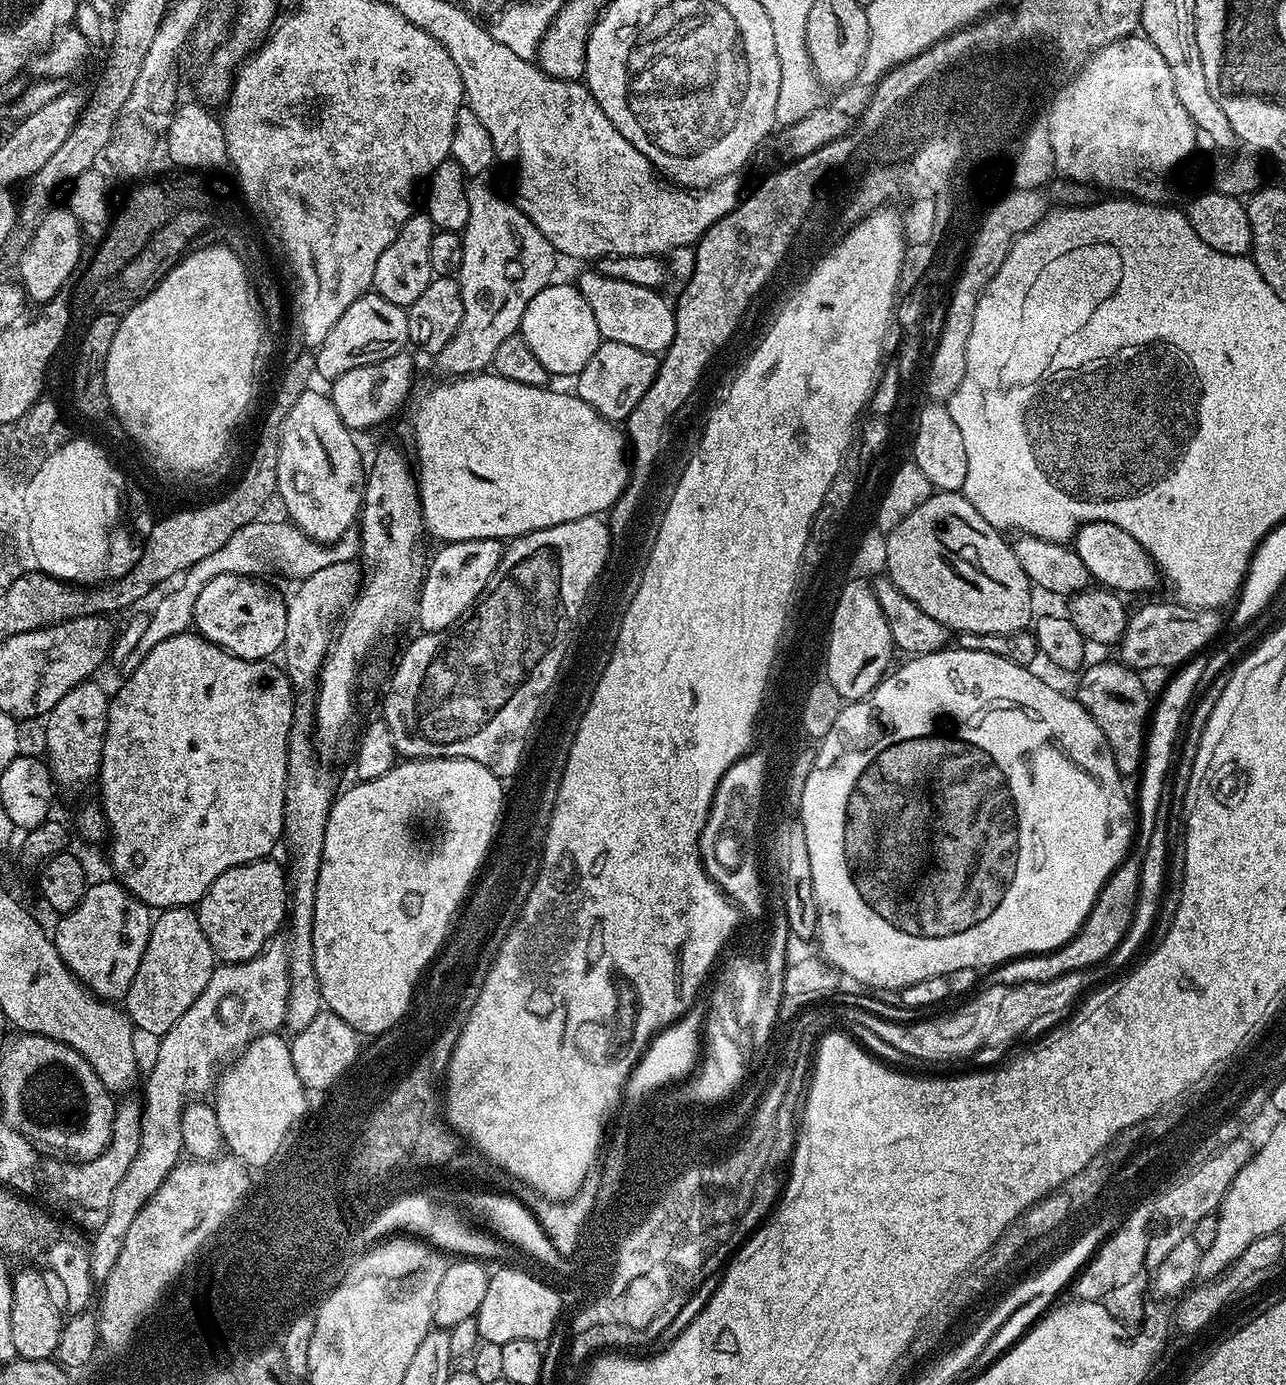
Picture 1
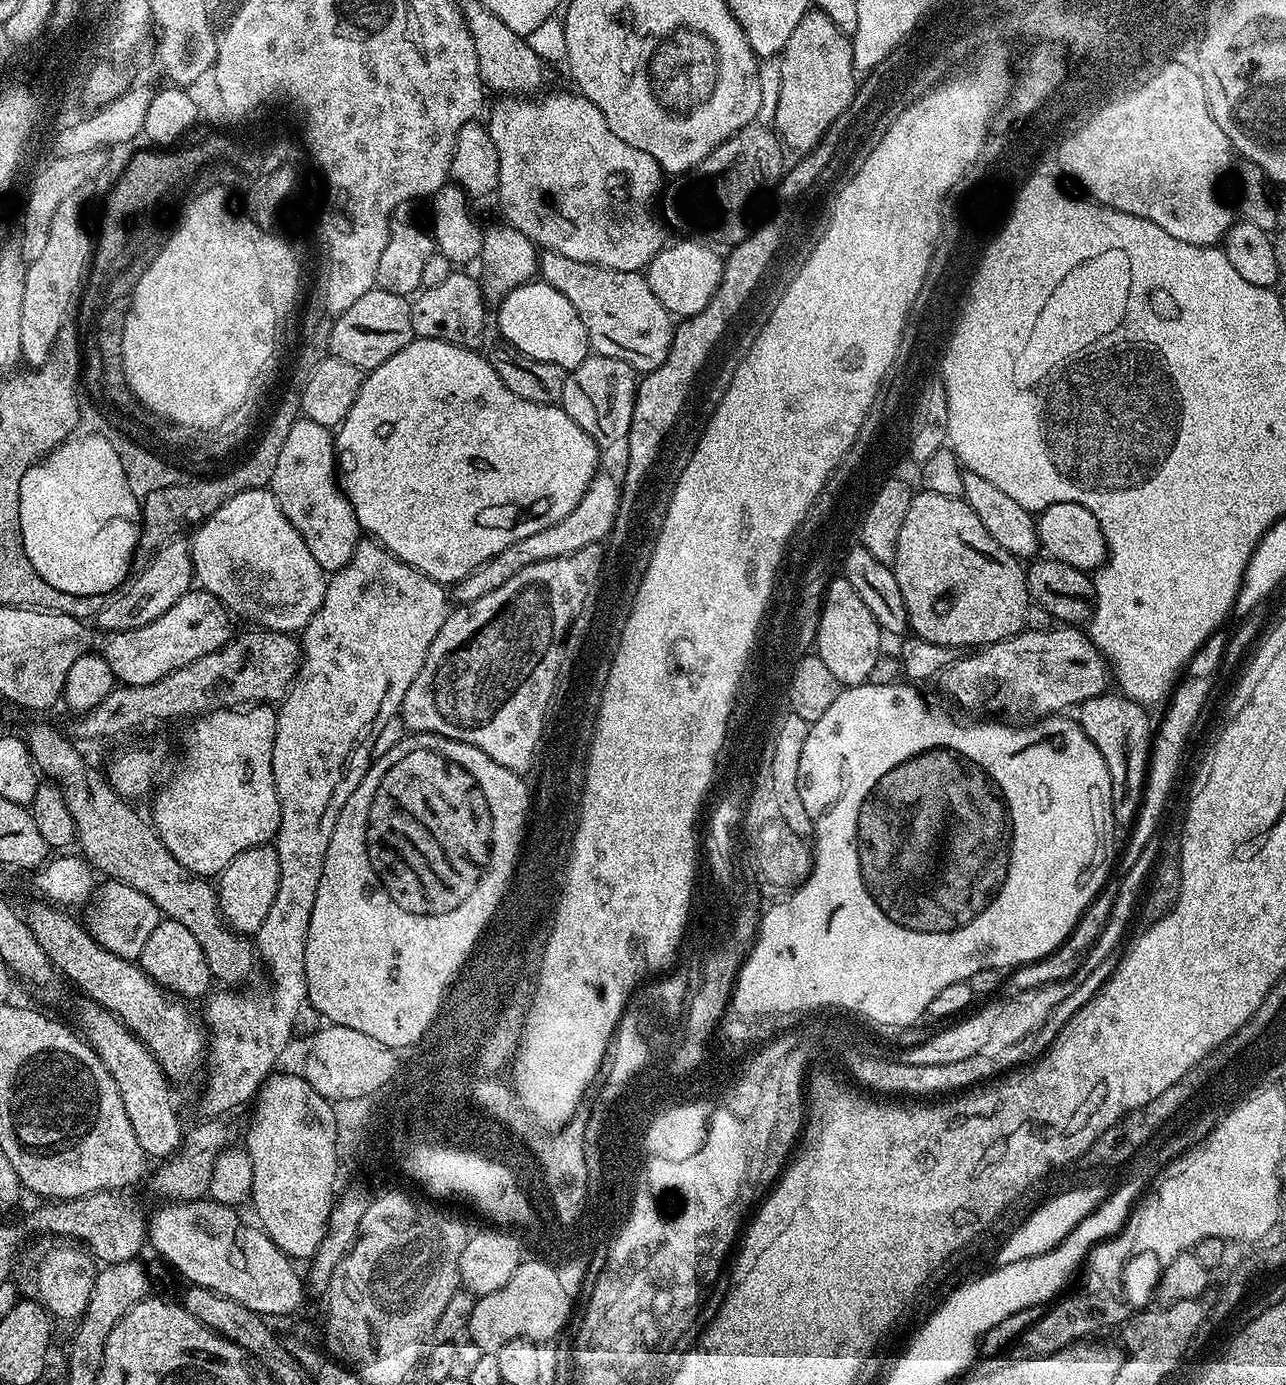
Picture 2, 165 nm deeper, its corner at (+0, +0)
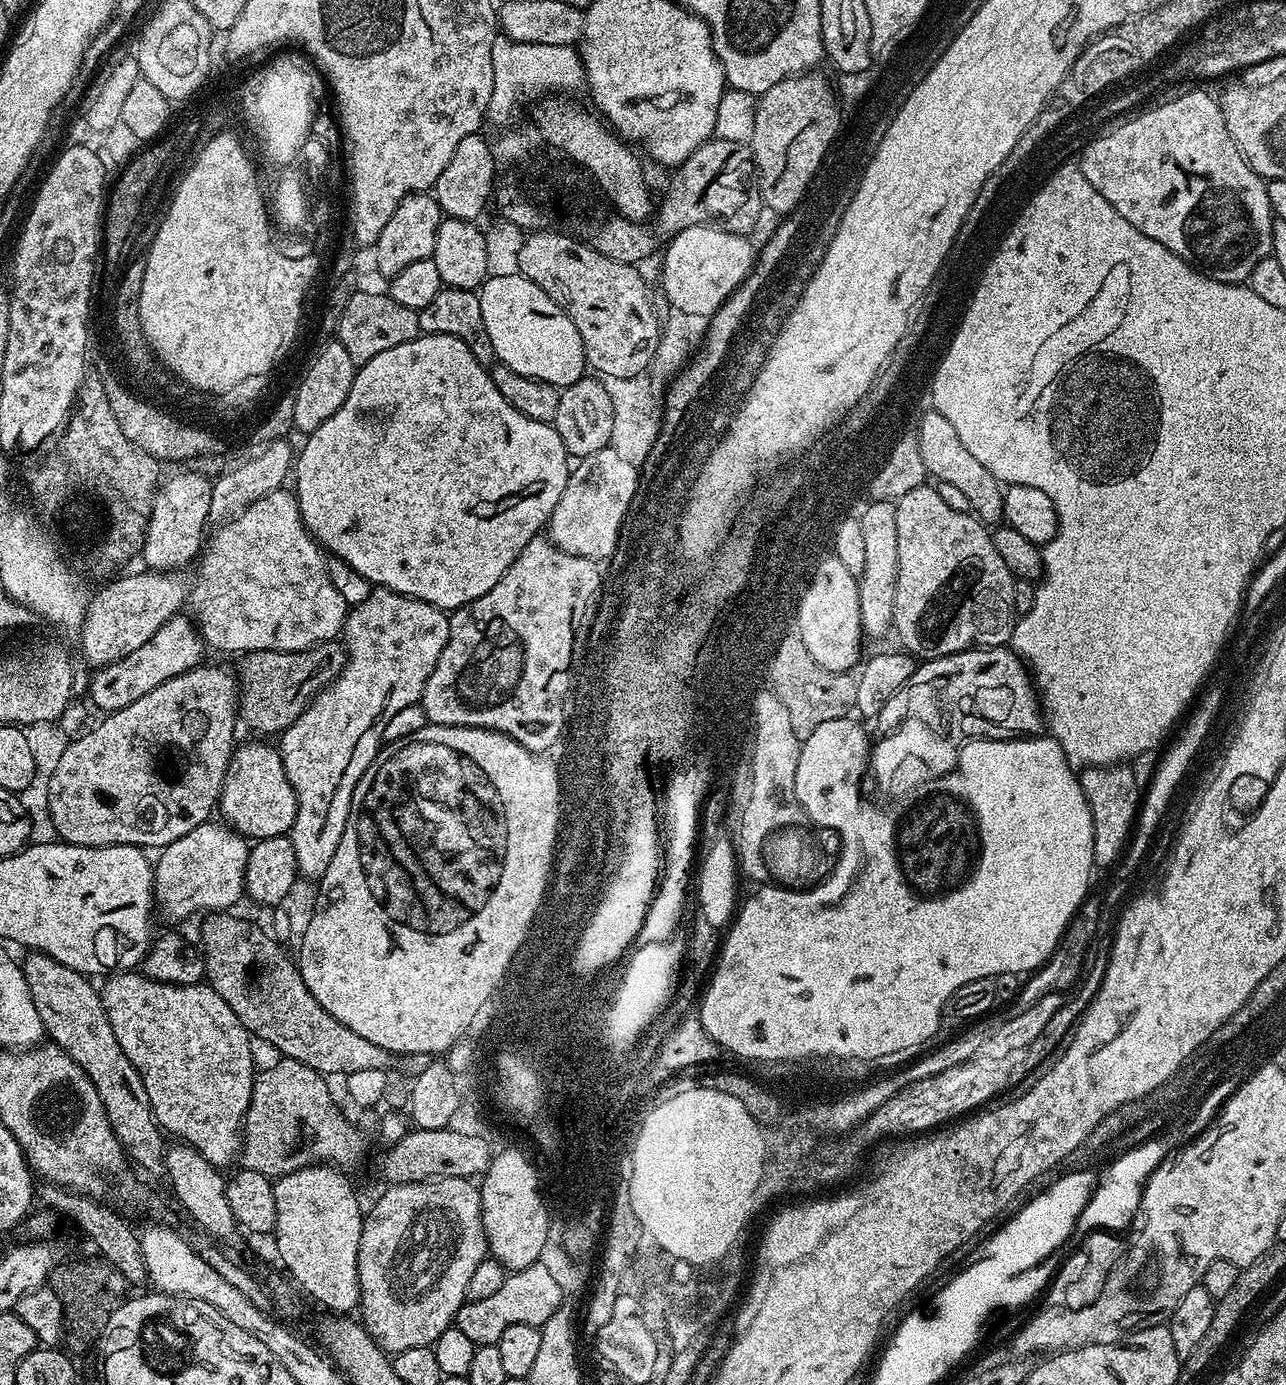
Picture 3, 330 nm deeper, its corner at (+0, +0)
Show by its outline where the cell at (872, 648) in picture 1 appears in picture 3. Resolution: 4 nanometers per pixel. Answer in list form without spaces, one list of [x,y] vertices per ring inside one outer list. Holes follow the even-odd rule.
[[[834,554],[825,555],[815,565],[795,606],[795,618],[800,627],[800,641],[804,643],[806,650],[810,650],[810,658],[814,658],[818,666],[826,666],[826,670],[835,672],[851,673],[861,663],[860,643],[865,643],[866,637],[860,613],[858,577],[850,574],[850,570],[846,570],[846,566],[842,566],[842,562],[838,562]]]

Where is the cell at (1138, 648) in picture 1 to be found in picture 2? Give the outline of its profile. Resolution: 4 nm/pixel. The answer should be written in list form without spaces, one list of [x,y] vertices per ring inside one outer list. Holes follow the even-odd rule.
[[[1059,626],[1033,632],[1025,630],[961,655],[939,673],[938,681],[945,694],[953,696],[957,706],[968,712],[989,704],[992,708],[1005,708],[1012,716],[1018,715],[1021,708],[1024,712],[1037,712],[1035,715],[1043,718],[1068,710],[1064,708],[1075,709],[1083,700],[1105,695],[1110,688],[1110,665],[1104,653],[1081,629],[1080,632]],[[988,680],[996,687],[989,700]]]

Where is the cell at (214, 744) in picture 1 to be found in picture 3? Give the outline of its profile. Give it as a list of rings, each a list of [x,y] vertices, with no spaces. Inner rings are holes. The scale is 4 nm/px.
[[[252,740],[249,744],[243,744],[241,743],[233,751],[226,782],[222,786],[218,812],[219,815],[224,815],[221,816],[223,823],[252,842],[291,833],[292,823],[296,817],[296,795],[286,778],[279,747],[275,743],[263,744],[260,740]]]

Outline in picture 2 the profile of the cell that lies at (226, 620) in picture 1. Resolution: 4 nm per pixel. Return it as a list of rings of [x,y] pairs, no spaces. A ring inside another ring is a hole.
[[[190,590],[182,598],[178,598],[178,602],[174,602],[174,606],[170,606],[166,614],[162,614],[162,618],[154,618],[154,622],[150,622],[145,628],[119,632],[114,637],[113,644],[108,647],[106,659],[112,665],[113,677],[121,685],[146,686],[227,644],[234,635],[231,623],[233,621],[228,609],[218,602],[218,598],[214,598],[214,594],[203,590]]]

